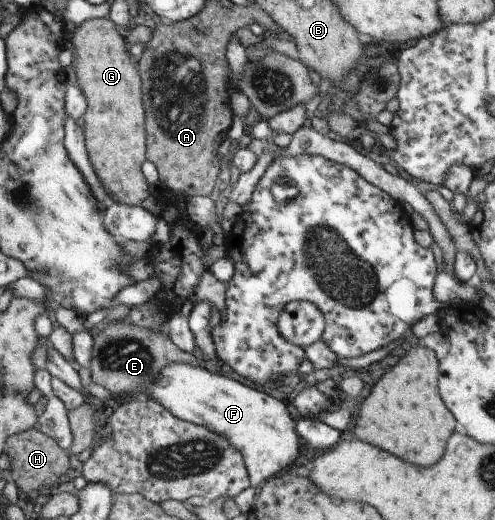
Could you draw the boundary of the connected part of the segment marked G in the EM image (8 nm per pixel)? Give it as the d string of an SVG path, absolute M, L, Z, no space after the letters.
M108 18L83 21L71 39L75 56L68 75L79 85L87 101L82 131L93 173L112 202L140 206L150 193L141 172L146 147L144 111L140 78L124 44L125 40Z

